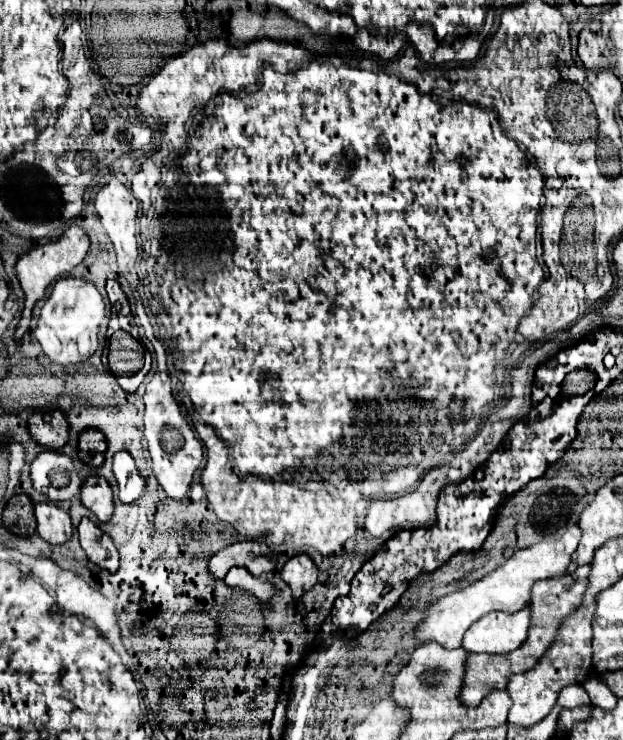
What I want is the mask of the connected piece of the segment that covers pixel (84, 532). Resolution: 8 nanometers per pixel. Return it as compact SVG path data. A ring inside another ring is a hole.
M84 517L78 525L80 533L80 545L86 551L88 559L96 563L98 567L116 573L118 571L118 551L112 543L112 539L98 529L96 523L92 523L88 517Z

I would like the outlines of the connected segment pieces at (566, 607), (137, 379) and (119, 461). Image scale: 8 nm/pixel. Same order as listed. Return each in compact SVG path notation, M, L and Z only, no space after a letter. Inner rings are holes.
M592 565L578 567L574 573L568 573L564 577L554 577L546 579L534 585L532 589L532 617L530 617L530 635L528 639L512 653L497 655L488 653L471 653L466 665L466 679L464 679L464 689L460 693L460 699L468 707L476 707L484 695L488 695L492 689L502 689L506 687L506 681L510 675L524 673L526 669L532 669L540 657L546 653L546 649L554 643L556 631L560 629L560 623L564 617L568 617L576 607L580 607L584 591L588 589L588 575L590 575Z
M146 357L144 369L140 369L140 371L138 371L138 373L134 373L134 375L120 375L120 377L118 377L120 387L122 387L124 391L136 391L136 389L138 389L138 385L142 383L144 375L148 373L148 369L150 369L150 363L148 363L148 357Z
M118 451L114 455L112 471L114 471L114 477L118 481L118 497L120 497L120 501L122 503L136 501L144 491L144 479L138 473L138 469L134 465L134 459L130 457L128 451Z

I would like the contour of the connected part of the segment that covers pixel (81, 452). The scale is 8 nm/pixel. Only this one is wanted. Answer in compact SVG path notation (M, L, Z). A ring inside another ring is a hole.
M86 429L78 437L78 459L84 465L90 467L100 467L104 463L104 453L106 453L106 441L104 435L96 429Z

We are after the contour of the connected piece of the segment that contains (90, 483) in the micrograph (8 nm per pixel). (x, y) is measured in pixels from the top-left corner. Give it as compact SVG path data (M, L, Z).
M98 475L88 477L82 483L80 499L82 499L82 505L86 509L90 509L102 523L110 521L112 509L114 509L114 499L112 499L110 485L106 483L104 477L98 477Z

